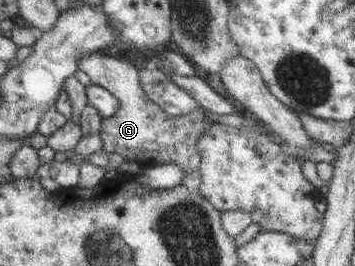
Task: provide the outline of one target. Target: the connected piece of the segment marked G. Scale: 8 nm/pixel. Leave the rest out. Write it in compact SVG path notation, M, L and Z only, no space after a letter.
M94 52L80 56L77 59L77 69L82 73L86 73L92 84L103 87L119 101L116 113L112 117L101 118L100 120L98 134L102 148L106 153L118 153L118 155L125 157L126 161L140 164L143 169L170 162L178 165L184 175L199 169L201 157L196 149L196 142L201 132L211 126L211 123L205 118L205 115L207 115L206 110L196 109L178 117L164 113L153 101L148 99L148 96L140 87L136 67L125 60L115 59L109 56L108 53Z

